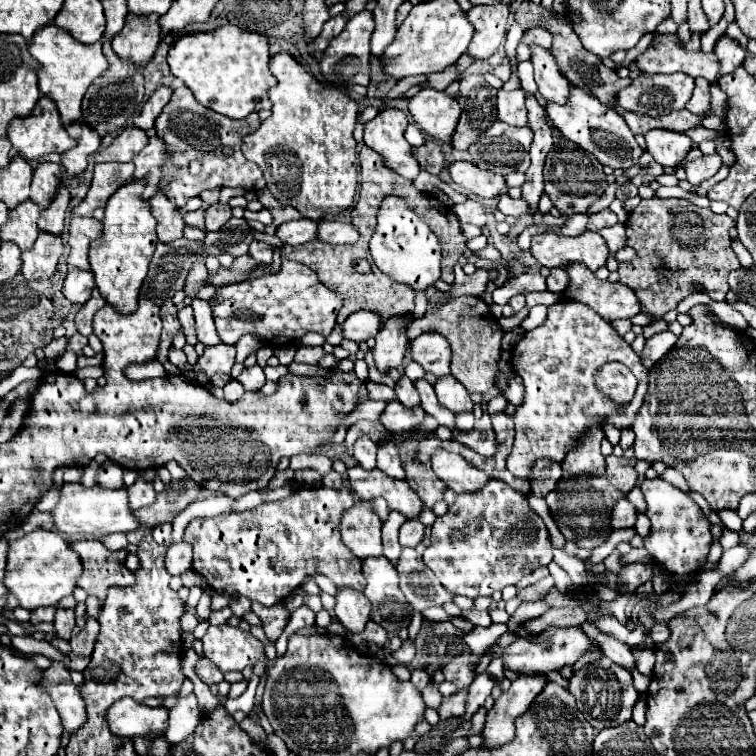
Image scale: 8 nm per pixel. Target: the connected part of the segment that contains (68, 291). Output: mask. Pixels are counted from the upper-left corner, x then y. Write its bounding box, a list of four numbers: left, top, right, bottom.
[62,269,94,305]

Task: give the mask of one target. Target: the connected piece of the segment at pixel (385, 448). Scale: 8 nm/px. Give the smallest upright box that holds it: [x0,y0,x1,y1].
[378,441,406,479]

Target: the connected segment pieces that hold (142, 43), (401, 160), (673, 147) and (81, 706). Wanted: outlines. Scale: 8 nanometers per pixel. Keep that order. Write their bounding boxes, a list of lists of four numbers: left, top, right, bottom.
[[112,13,160,65],[364,109,420,179],[644,129,692,169],[42,663,86,733]]

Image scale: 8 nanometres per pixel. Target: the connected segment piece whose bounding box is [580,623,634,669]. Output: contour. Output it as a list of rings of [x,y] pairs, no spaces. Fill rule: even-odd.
[[[582,623],[580,629],[582,629],[592,641],[598,643],[600,651],[602,651],[608,659],[612,659],[614,663],[618,663],[618,665],[622,665],[622,667],[626,667],[626,669],[630,669],[630,667],[634,665],[634,655],[632,655],[632,647],[630,647],[630,645],[618,641],[616,637],[610,637],[610,635],[606,635],[606,633],[600,633],[596,627],[592,627],[592,625],[588,625],[588,623]]]

